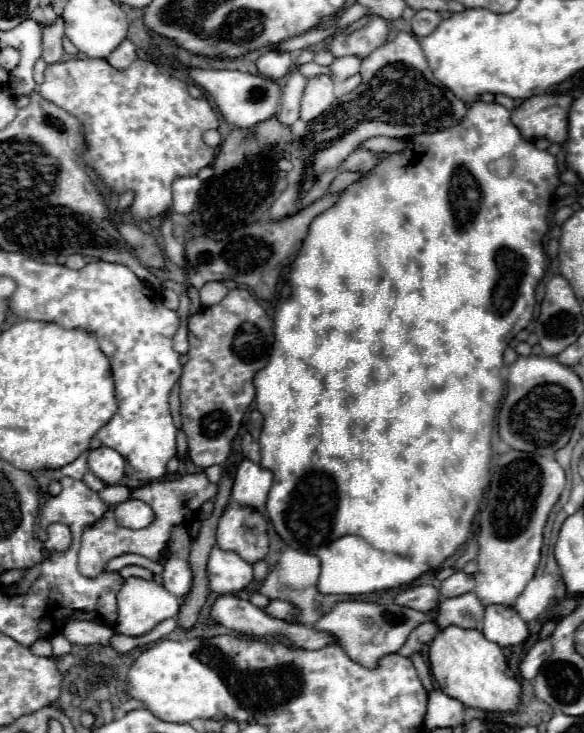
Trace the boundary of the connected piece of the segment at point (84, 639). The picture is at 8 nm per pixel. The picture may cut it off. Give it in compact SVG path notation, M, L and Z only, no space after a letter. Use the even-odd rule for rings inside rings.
M82 620L68 622L64 626L62 634L72 644L80 644L80 646L92 646L92 644L110 646L110 638L114 636L112 628L102 626L102 624L96 624L96 622L82 622Z

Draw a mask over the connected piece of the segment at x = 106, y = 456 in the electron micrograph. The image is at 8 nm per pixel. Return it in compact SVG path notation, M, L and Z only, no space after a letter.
M106 446L90 450L88 466L104 484L118 484L124 476L124 458Z

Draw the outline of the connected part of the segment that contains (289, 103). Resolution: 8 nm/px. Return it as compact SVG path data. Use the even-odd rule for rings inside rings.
M292 72L282 88L282 108L278 112L278 120L284 126L292 126L300 118L300 98L306 86L306 78L300 72Z

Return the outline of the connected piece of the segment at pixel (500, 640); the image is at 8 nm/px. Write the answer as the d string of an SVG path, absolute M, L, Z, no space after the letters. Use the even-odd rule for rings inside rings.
M492 604L486 608L482 632L488 640L496 642L502 648L522 644L528 636L526 622L520 618L520 614L514 608L502 604Z

